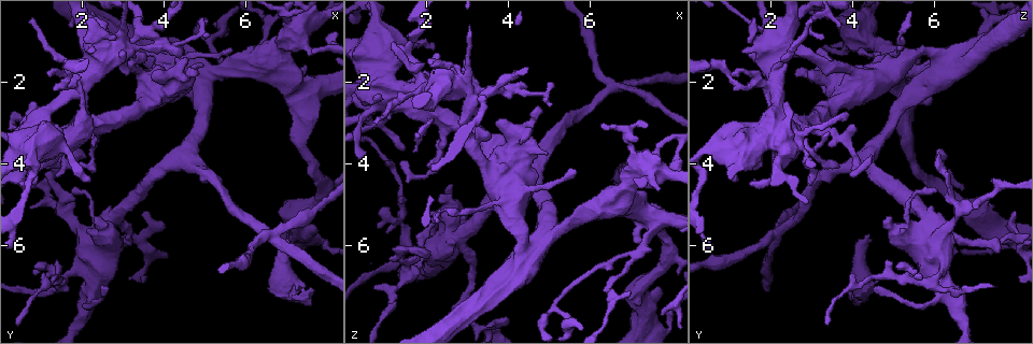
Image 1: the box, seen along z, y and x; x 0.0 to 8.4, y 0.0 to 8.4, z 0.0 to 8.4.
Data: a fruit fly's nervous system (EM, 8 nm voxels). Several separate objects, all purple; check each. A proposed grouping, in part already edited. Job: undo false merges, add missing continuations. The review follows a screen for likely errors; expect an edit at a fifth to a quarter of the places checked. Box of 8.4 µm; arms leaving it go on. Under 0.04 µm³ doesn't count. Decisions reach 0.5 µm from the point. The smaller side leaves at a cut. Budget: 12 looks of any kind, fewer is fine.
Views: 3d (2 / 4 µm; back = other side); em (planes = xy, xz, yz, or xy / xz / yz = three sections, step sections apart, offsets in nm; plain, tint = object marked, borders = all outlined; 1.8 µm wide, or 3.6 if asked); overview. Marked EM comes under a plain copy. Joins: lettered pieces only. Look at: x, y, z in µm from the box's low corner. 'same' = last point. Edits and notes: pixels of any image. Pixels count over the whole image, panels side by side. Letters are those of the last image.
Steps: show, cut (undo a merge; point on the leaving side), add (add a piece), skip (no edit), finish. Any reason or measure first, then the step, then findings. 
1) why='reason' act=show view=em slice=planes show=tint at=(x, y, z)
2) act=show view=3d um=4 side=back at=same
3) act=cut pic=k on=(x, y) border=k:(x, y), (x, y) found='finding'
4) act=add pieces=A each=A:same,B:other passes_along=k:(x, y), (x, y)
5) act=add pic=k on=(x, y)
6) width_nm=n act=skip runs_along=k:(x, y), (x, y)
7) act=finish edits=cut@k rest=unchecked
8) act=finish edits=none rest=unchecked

why='four-way junction' act=show view=3d um=2 side=back at=(6.45, 5.80, 2.20)

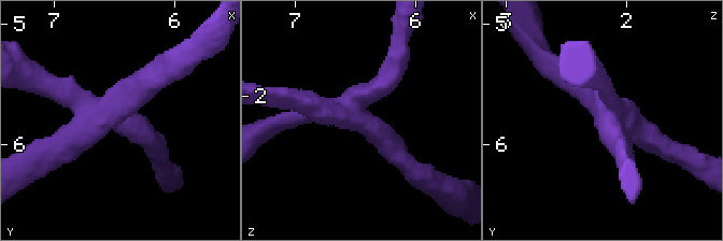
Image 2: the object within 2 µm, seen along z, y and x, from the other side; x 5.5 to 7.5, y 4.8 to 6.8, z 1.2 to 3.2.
arms=4 why='shape alone is not enough' act=show view=em slice=yz step=16 show=tint at=(6.52, 5.74, 2.12)

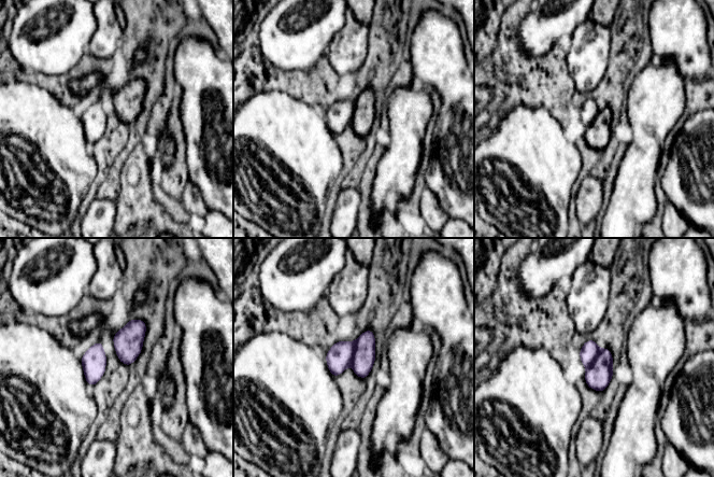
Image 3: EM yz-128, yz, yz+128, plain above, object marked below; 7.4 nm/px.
why='cut it another way' act=show view=em slice=planes show=borders at=same

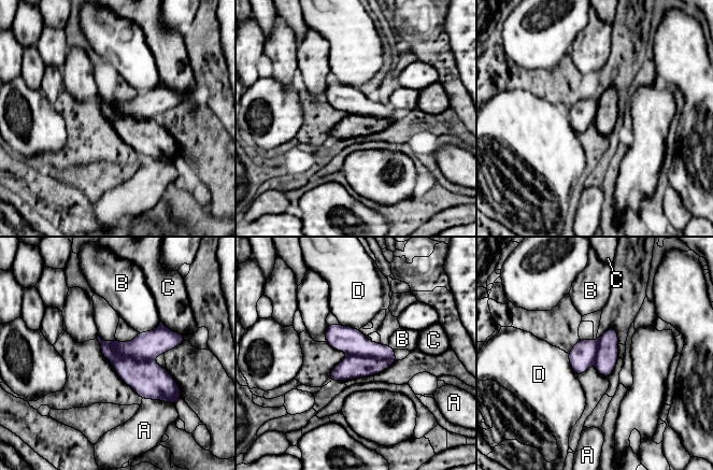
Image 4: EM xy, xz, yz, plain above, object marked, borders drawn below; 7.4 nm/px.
act=cut pic=4 on=(147, 345) each=A:other,B:other,C:other,D:other border=4:(112, 346), (123, 356), (152, 359) found='two neurons meet here'

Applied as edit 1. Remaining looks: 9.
why='thin end' act=show view=em um=3.6 slice=planes show=borders at=(2.20, 4.45, 1.10)

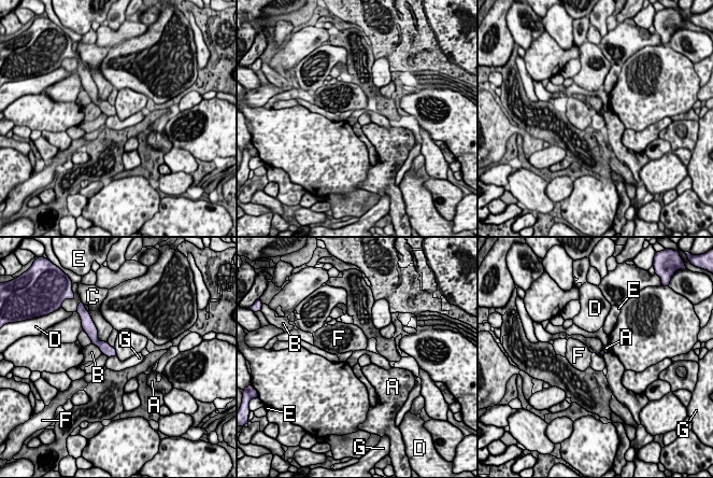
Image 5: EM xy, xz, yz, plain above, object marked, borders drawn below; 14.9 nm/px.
act=skip each=A:other,B:other,C:other,D:other,E:other,F:other,G:other border=5:(116, 355), (108, 357) found='none of them fits'

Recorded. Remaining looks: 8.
why='an open end' act=show view=3d um=2 at=(7.65, 7.05, 3.95)

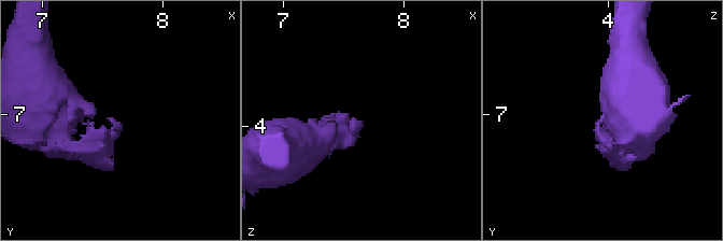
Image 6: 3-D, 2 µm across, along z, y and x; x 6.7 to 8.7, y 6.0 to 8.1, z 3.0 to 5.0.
why='shape alone is not enough' act=show view=em slice=planes show=borders at=(7.66, 7.10, 3.98)

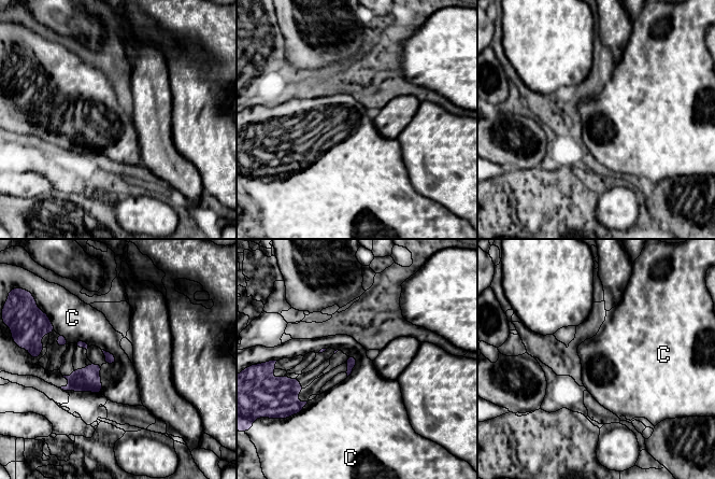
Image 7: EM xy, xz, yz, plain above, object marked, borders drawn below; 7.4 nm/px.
act=add pieces=C each=C:same passes_along=7:(110, 358), (102, 364), (119, 381) found='it goes on there'

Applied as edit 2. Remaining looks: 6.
why='redraw' act=show view=overview

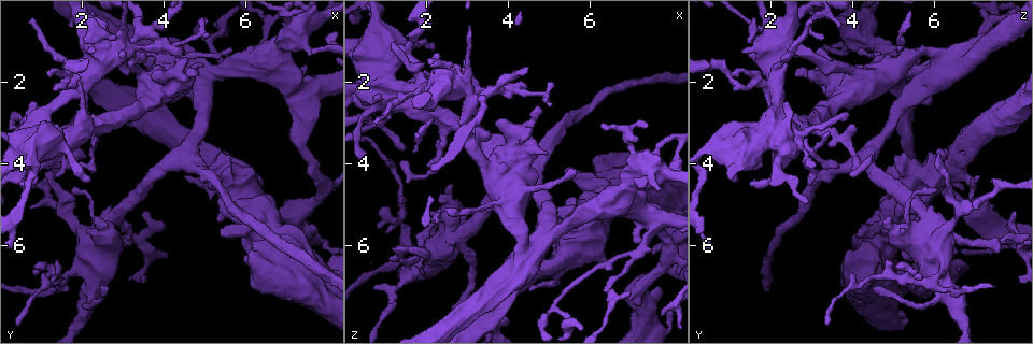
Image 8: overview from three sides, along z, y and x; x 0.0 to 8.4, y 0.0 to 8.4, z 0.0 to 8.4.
why='abrupt turn' act=show view=em um=3.6 slice=yz step=16 show=borders at=(6.15, 5.55, 4.85)

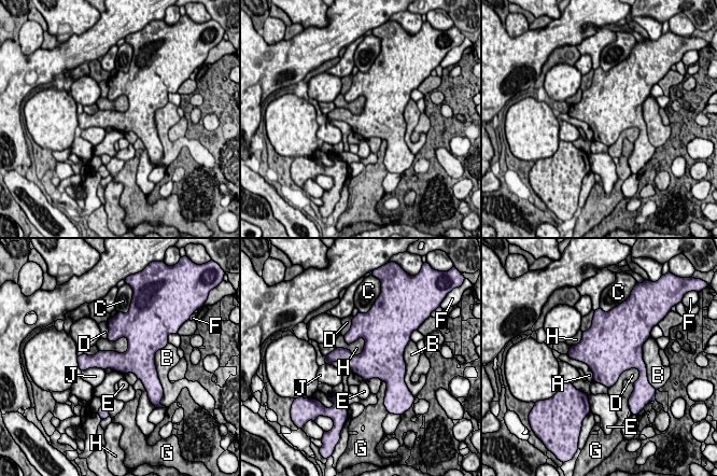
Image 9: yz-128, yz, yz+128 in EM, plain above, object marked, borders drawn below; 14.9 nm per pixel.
act=skip each=A:other,B:other,C:other,D:other,E:other,F:other,G:other,H:other,J:other found='all the same neuron'

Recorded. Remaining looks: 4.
why='four arms meet' act=show view=em um=3.6 slice=planes show=tint at=(4.50, 1.70, 6.15)

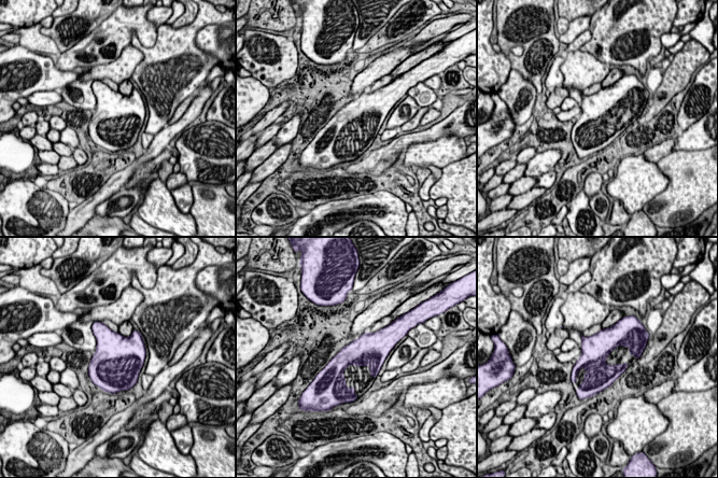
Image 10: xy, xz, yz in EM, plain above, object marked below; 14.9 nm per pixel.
why='see the neighbours' act=show view=em um=3.6 slice=planes show=borders at=same

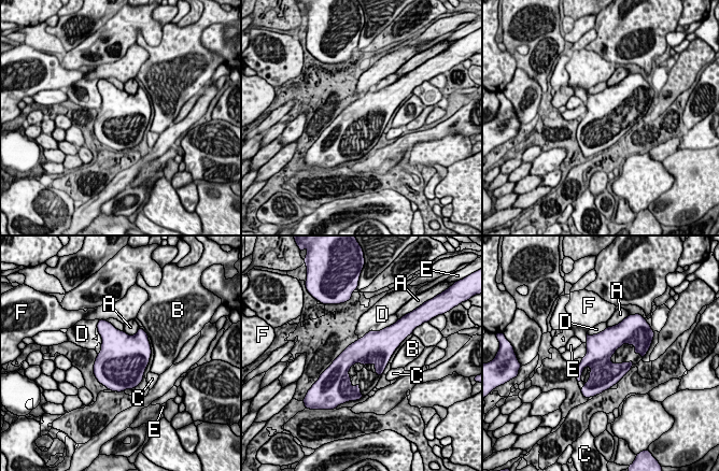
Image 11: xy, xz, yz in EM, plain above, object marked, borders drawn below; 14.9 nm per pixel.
width_nm=420 act=skip each=A:other,B:other,C:other,D:other,E:other,F:other border=11:(385, 327), (369, 330), (358, 339) found='continuous, no second neuron'

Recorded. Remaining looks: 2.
act=finish edits=cut@4,add@7 rest=unchecked

